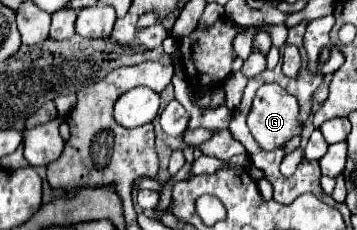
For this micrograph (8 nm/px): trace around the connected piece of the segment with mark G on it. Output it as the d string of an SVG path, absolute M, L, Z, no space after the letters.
M265 84L257 90L247 114L247 126L263 150L275 150L301 134L297 124L297 100L279 84Z

